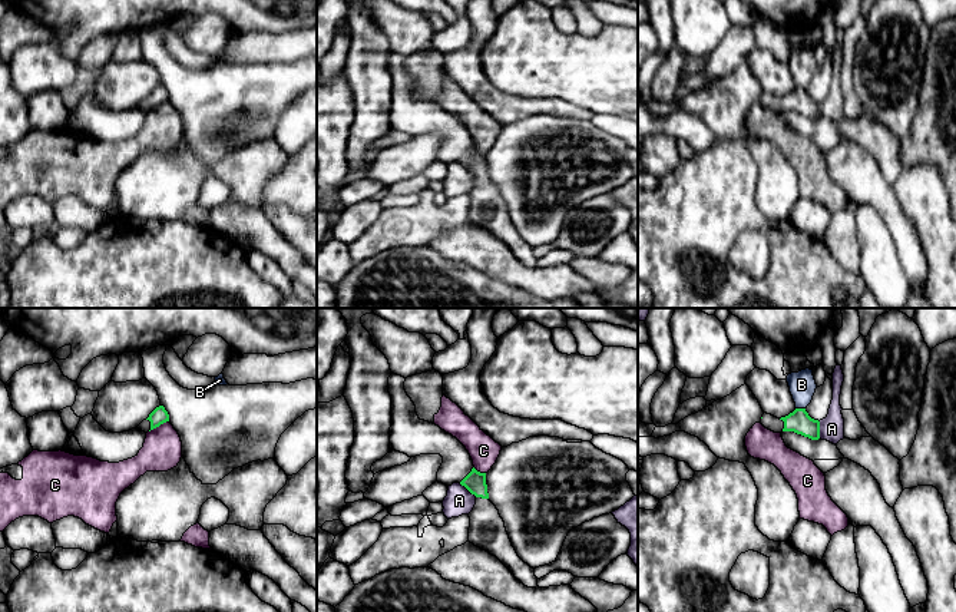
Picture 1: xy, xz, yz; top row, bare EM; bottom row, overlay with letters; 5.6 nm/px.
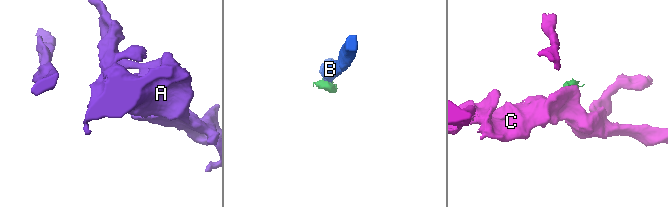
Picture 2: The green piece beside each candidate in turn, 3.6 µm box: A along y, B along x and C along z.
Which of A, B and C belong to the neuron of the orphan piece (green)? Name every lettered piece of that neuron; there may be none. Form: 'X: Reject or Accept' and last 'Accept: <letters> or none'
A: Reject
B: Reject
C: Reject
Accept: none

